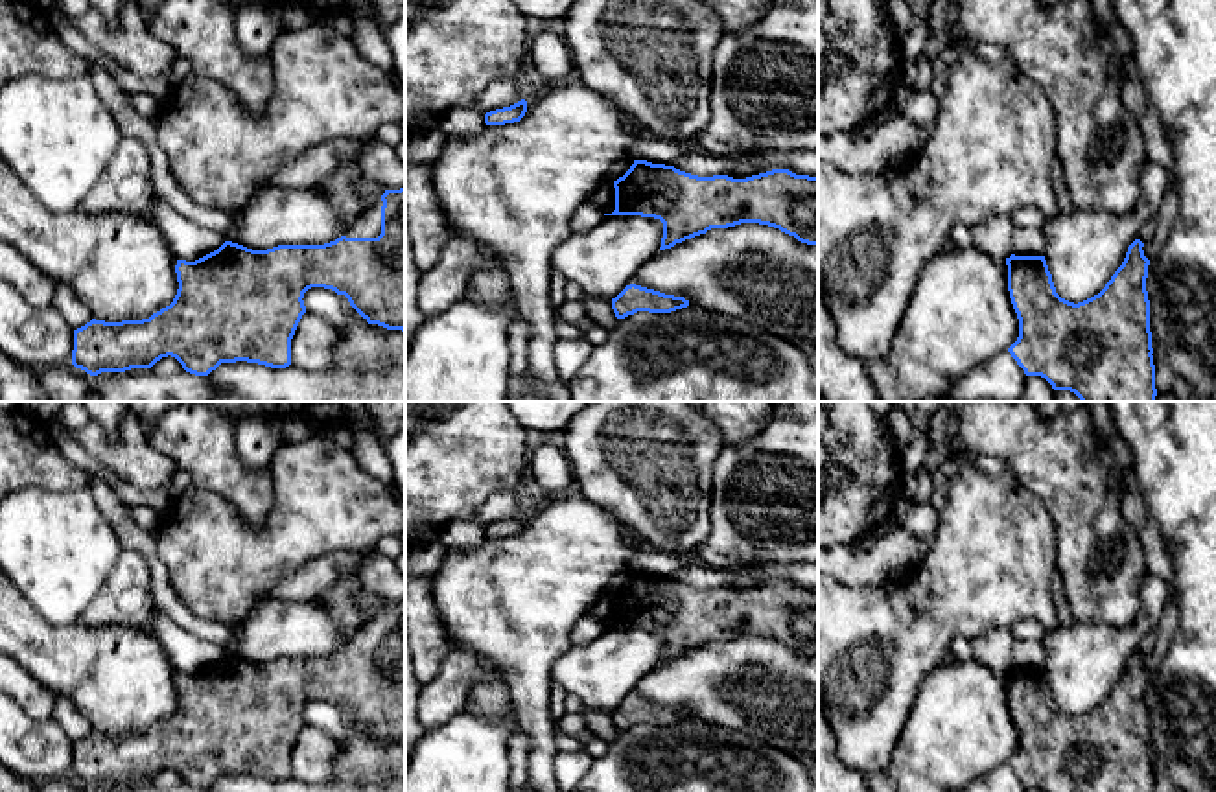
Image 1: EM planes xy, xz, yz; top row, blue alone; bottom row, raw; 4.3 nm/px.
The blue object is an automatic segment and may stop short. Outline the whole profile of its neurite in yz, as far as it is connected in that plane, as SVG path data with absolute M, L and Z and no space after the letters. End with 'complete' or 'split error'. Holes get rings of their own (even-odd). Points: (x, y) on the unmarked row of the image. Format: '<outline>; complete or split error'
M1135 652L1105 700L1083 713L1069 715L1056 705L1045 669L1006 670L1008 704L1019 731L1019 750L1008 761L1026 788L1045 792L1155 792L1150 713L1146 704L1150 672Z; complete

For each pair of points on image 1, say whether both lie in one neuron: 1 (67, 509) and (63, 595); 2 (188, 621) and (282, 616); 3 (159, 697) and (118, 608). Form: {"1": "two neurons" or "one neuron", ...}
{"1": "one neuron", "2": "two neurons", "3": "two neurons"}

